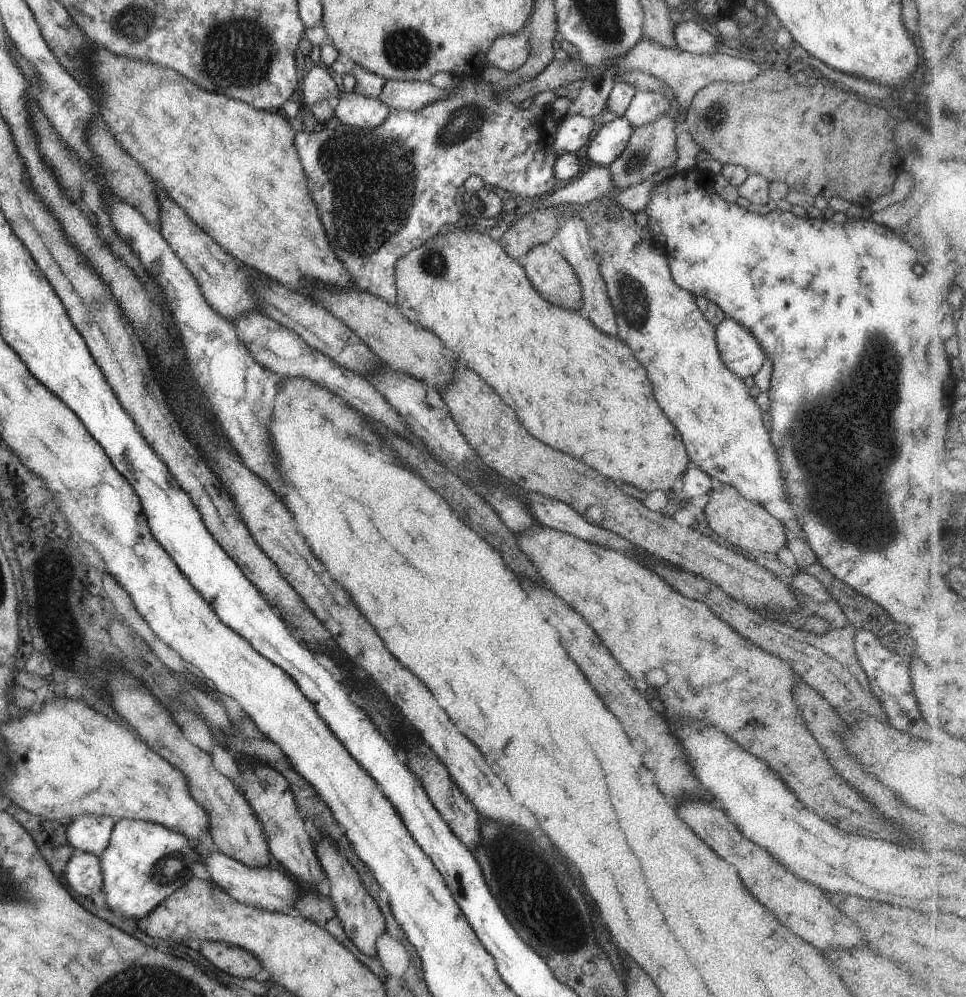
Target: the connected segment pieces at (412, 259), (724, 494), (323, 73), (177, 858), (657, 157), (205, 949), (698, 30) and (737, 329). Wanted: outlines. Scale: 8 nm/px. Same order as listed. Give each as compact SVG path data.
M456 229L448 231L444 234L436 234L430 240L423 242L422 246L407 252L401 256L395 266L395 279L397 286L397 302L398 308L402 314L413 323L422 328L431 330L442 339L446 348L452 350L456 361L470 368L483 378L483 381L492 386L502 400L516 412L516 416L520 418L520 422L526 426L526 430L542 440L544 444L552 446L554 450L562 450L564 454L576 456L578 460L586 462L588 466L594 466L594 470L598 470L600 474L612 478L612 480L622 480L626 484L632 484L644 492L652 492L652 490L664 490L668 492L676 478L680 474L686 472L690 460L686 454L686 448L682 444L682 438L678 434L678 430L672 426L672 422L664 416L664 412L660 410L656 398L654 398L654 390L652 384L648 380L648 372L646 368L636 360L636 356L632 354L632 350L620 342L614 336L602 334L588 318L582 318L575 310L566 310L561 306L554 306L547 300L542 300L540 293L532 286L532 282L528 280L526 272L518 263L517 259L508 256L504 252L504 248L498 244L498 241L492 239L490 235L482 235L472 230Z
M722 484L709 493L709 501L703 508L705 523L728 540L730 546L736 545L755 554L765 553L766 558L774 557L778 549L787 546L790 534L782 522L770 515L760 504L746 500L734 486Z
M314 66L302 79L303 102L314 106L319 100L333 102L341 96L342 88L338 87L330 72L322 66Z
M128 819L116 821L110 842L108 842L106 850L99 856L99 860L104 880L102 881L102 893L98 898L106 901L107 908L116 910L122 916L135 920L148 916L160 902L179 890L187 880L193 877L190 865L202 861L200 856L196 854L195 844L184 834L168 830L168 828L154 824L154 822Z
M671 113L658 116L652 124L635 127L624 152L607 166L610 168L613 185L620 188L620 190L626 190L630 186L645 181L648 176L652 176L662 168L673 166L674 162L678 160L678 154L676 154L678 131Z
M201 941L199 952L218 970L236 978L252 978L256 972L262 970L262 964L254 954L234 944Z
M692 15L685 16L683 22L674 26L674 38L677 46L690 54L714 54L720 41L719 36L714 36L714 33L697 24Z
M728 317L719 322L715 329L720 356L726 366L740 374L740 378L754 376L762 368L766 354L752 332Z

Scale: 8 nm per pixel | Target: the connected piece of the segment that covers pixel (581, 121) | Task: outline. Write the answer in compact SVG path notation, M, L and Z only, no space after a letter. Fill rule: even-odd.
M572 114L556 123L554 134L554 148L558 153L576 152L587 144L593 136L592 130L596 122L580 114Z

